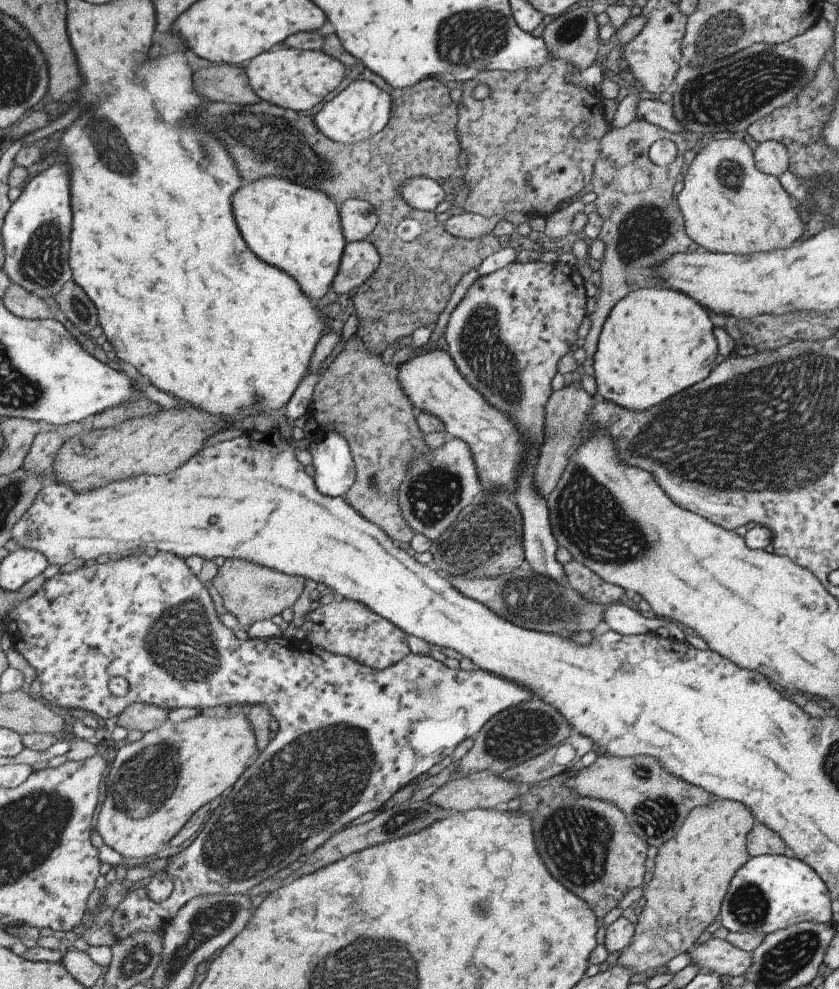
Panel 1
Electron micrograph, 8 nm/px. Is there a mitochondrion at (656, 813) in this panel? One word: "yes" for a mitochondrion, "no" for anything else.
yes

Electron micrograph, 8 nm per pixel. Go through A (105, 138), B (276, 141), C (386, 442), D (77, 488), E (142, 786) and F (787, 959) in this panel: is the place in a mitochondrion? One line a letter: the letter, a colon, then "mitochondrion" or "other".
A: mitochondrion
B: mitochondrion
C: mitochondrion
D: other
E: mitochondrion
F: mitochondrion

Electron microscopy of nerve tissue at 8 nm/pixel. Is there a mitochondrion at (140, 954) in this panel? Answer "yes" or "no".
yes

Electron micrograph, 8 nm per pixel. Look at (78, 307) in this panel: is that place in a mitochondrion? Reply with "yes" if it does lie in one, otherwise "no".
yes

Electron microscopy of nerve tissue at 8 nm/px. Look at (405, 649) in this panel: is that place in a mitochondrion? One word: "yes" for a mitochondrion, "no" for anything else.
no

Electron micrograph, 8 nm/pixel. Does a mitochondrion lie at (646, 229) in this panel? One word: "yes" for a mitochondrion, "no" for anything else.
yes

